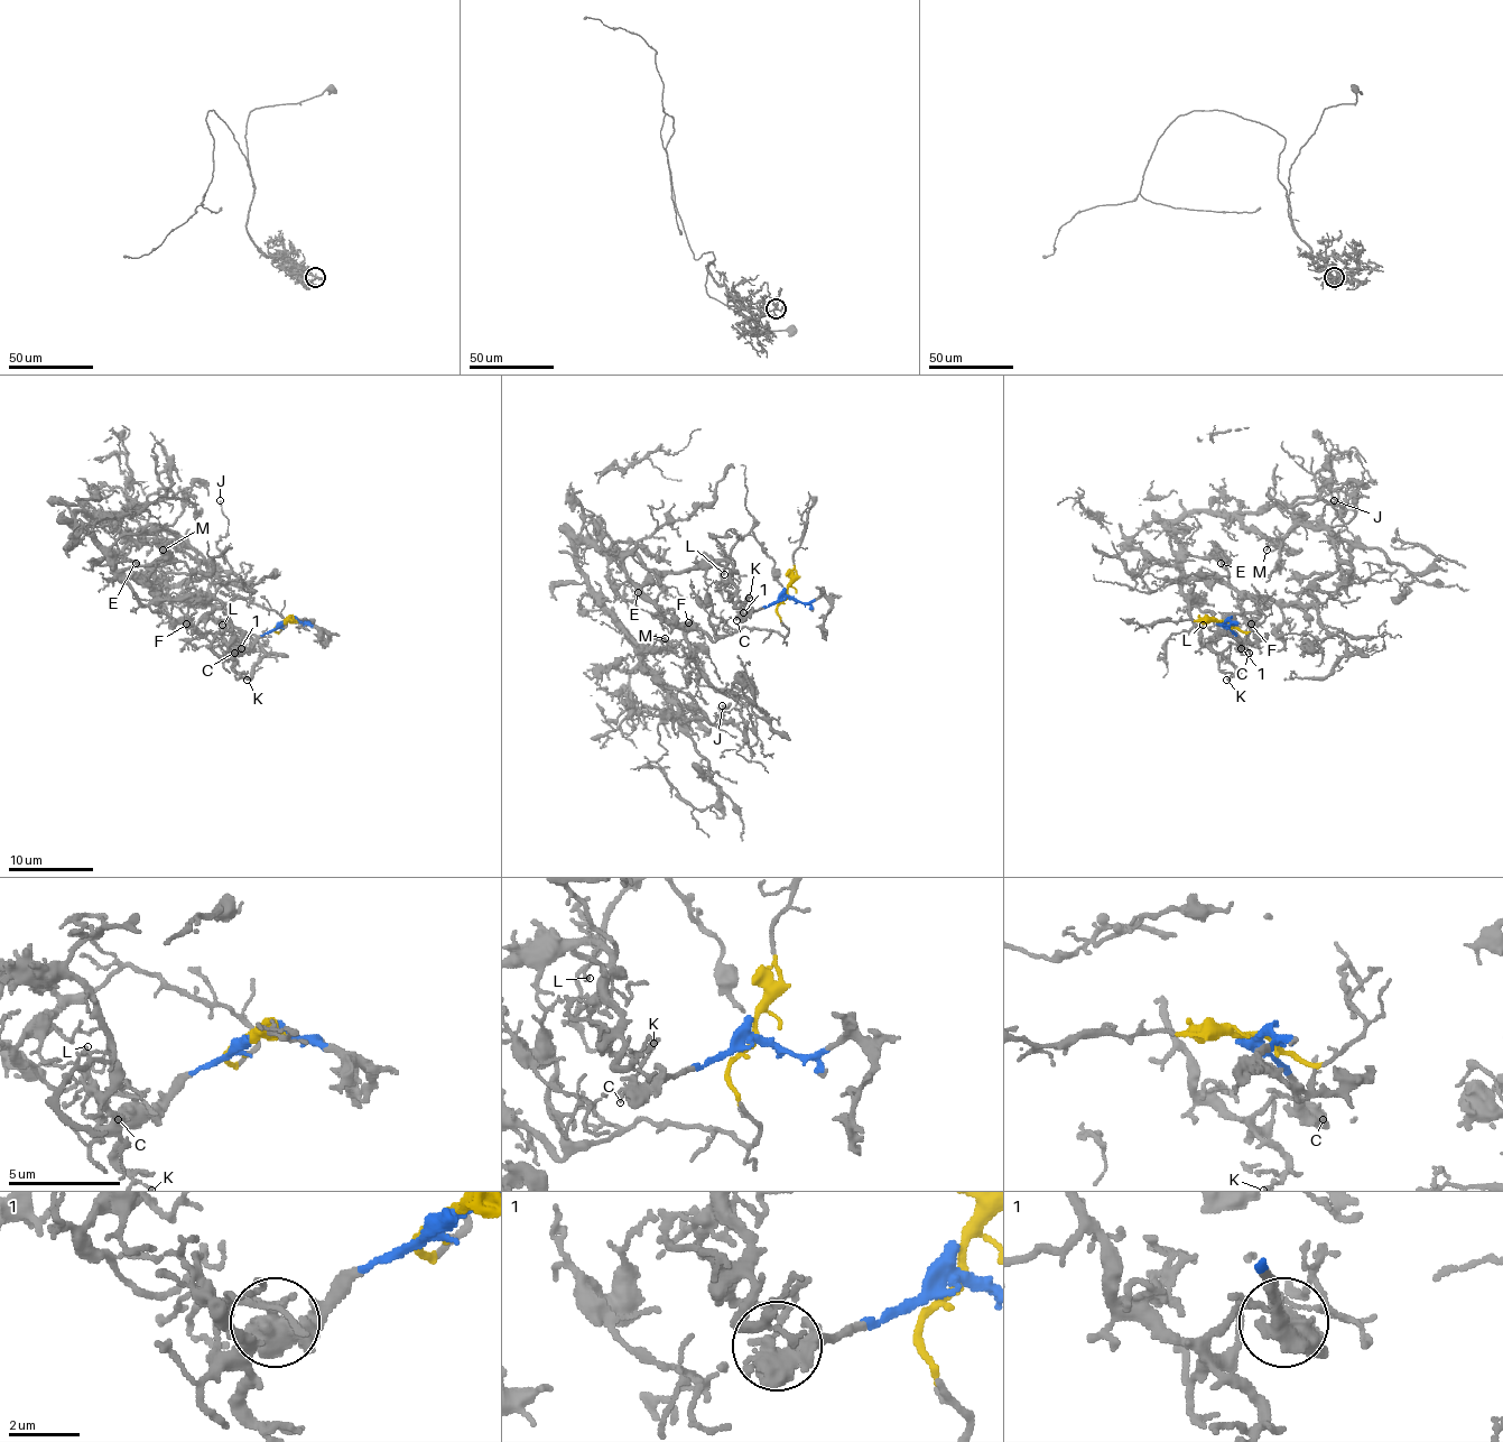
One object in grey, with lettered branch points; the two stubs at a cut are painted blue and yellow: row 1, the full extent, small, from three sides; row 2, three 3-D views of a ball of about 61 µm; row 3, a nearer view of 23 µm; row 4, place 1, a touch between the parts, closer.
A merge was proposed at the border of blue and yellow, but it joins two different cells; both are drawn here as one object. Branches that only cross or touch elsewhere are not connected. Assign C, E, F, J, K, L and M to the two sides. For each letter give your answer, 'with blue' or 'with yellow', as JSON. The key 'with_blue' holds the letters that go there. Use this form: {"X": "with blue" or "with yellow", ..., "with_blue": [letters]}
{"C": "with blue", "E": "with yellow", "F": "with yellow", "J": "with yellow", "K": "with yellow", "L": "with yellow", "M": "with yellow", "with_blue": ["C"]}

